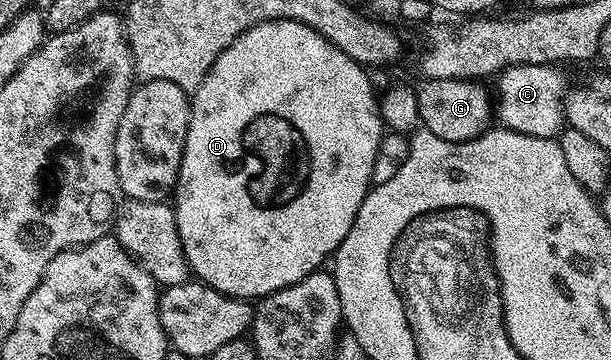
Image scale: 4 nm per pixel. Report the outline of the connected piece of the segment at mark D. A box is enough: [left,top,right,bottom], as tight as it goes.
[172,18,384,300]

